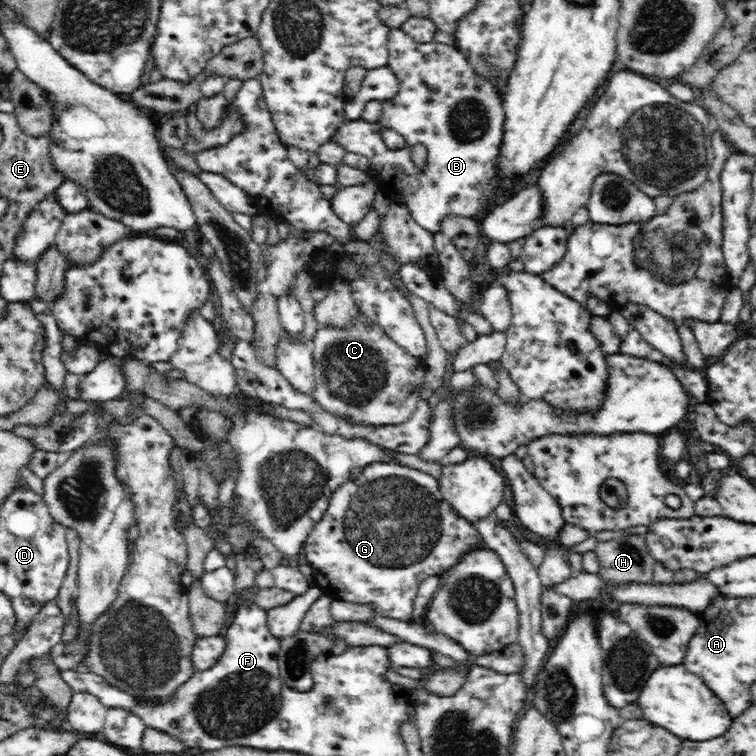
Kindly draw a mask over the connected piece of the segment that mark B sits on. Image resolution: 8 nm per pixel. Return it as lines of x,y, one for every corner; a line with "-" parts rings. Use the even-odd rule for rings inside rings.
400,28
391,29
387,47
387,65
394,71
399,83
396,96
382,101
382,118
377,123
361,118
347,120
338,127
330,141
336,141
346,152
362,155
370,161
369,172
376,176
382,190
398,204
406,204
412,219
426,231
441,232
441,225
450,215
479,217
488,204
497,199
504,183
504,167
500,164
501,146
505,138
501,95
476,74
474,67
456,46
436,41
419,43
-
415,144
427,148
423,170
417,168
410,157
410,149

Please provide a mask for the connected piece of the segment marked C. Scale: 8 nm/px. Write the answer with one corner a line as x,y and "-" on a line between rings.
357,310
350,328
319,326
312,340
314,368
313,398
330,414
360,426
386,426
406,422
414,414
420,400
425,370
423,359
410,356
377,325
370,324
367,316

